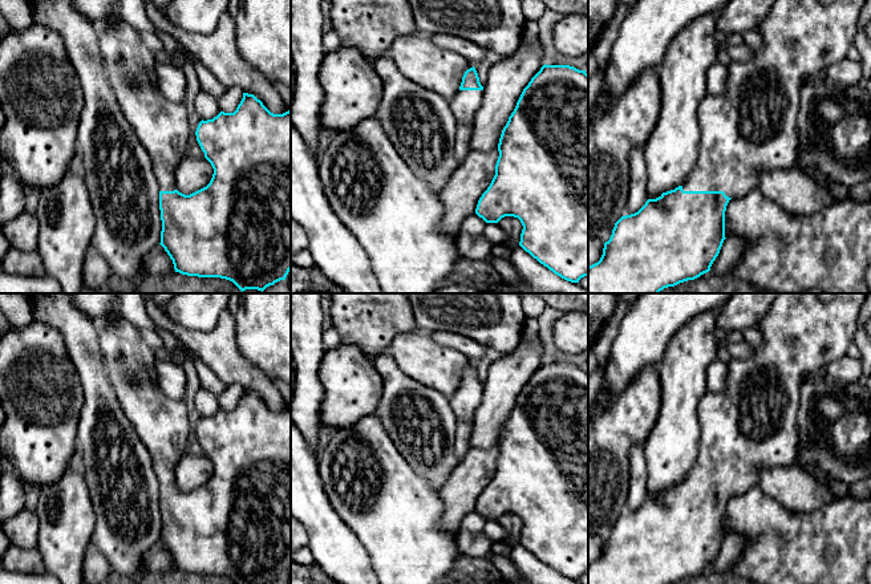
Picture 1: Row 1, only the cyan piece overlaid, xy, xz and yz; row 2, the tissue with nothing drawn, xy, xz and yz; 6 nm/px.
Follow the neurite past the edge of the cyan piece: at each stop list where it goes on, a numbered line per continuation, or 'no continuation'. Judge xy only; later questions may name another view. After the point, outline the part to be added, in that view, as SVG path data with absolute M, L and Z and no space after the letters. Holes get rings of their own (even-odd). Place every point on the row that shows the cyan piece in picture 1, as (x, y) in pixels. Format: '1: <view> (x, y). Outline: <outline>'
1: xy (162, 128). Outline: M123 19L100 29L98 46L109 85L123 115L151 159L159 191L177 190L175 170L186 157L190 135L183 104L169 101L162 96L157 85L154 53L142 42L139 32Z

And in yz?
1: yz (752, 129). Outline: M775 0L773 8L766 17L758 25L759 35L762 37L762 45L759 49L753 50L752 57L748 61L734 61L728 68L728 89L724 96L714 96L706 93L698 105L697 117L700 125L700 142L698 142L698 158L690 174L682 183L684 191L724 191L726 196L744 196L752 188L755 187L759 177L763 173L773 170L793 169L797 163L798 149L798 126L797 118L799 114L801 86L806 81L817 80L822 77L823 70L838 61L842 61L847 56L848 48L854 44L854 37L858 31L858 19L860 9L866 0L832 0L830 4L822 4L821 0Z

